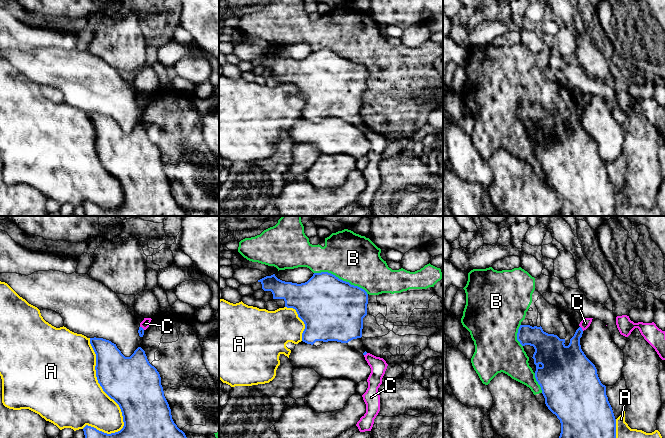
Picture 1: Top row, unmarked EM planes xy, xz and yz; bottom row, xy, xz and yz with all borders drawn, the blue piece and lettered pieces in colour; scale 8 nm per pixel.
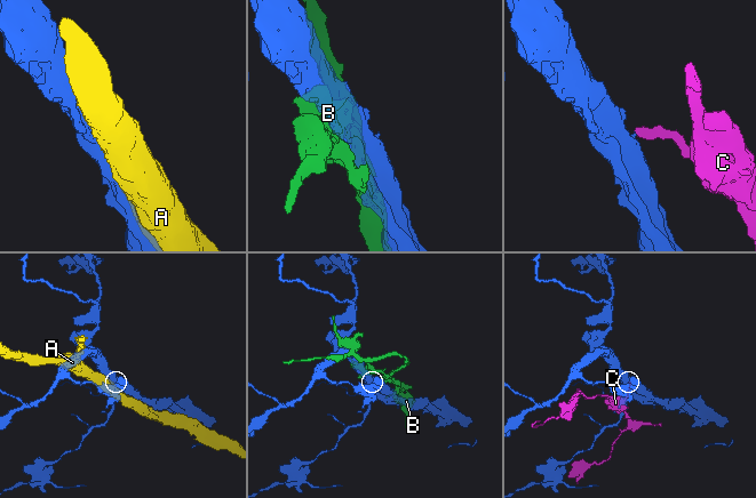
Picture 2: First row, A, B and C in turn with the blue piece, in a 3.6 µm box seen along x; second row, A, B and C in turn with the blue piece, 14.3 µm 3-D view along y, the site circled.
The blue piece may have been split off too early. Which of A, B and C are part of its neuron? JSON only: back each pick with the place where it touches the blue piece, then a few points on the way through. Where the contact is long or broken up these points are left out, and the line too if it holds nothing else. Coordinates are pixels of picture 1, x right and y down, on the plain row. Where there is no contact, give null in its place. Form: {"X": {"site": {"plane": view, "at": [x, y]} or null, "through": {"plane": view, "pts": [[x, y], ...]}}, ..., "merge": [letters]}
{"merge": []}

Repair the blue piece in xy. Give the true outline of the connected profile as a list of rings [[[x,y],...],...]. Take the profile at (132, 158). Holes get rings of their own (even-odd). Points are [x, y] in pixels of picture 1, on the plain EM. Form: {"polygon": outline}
{"polygon": [[[90,114],[96,130],[96,153],[103,167],[120,183],[124,202],[115,209],[107,210],[86,201],[85,216],[188,216],[185,209],[174,199],[171,185],[164,172],[161,153],[152,142],[145,127],[138,123],[130,133],[125,133],[116,120],[103,114]]]}

